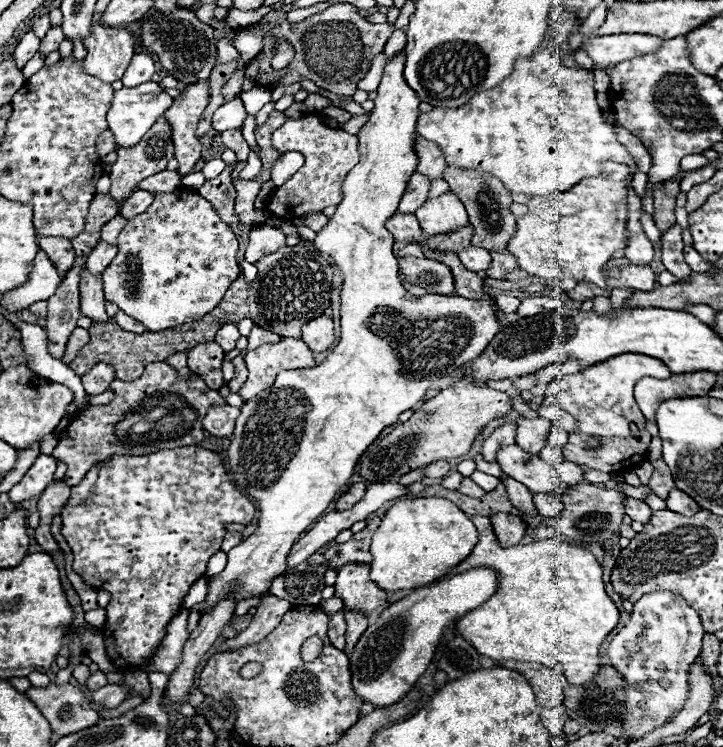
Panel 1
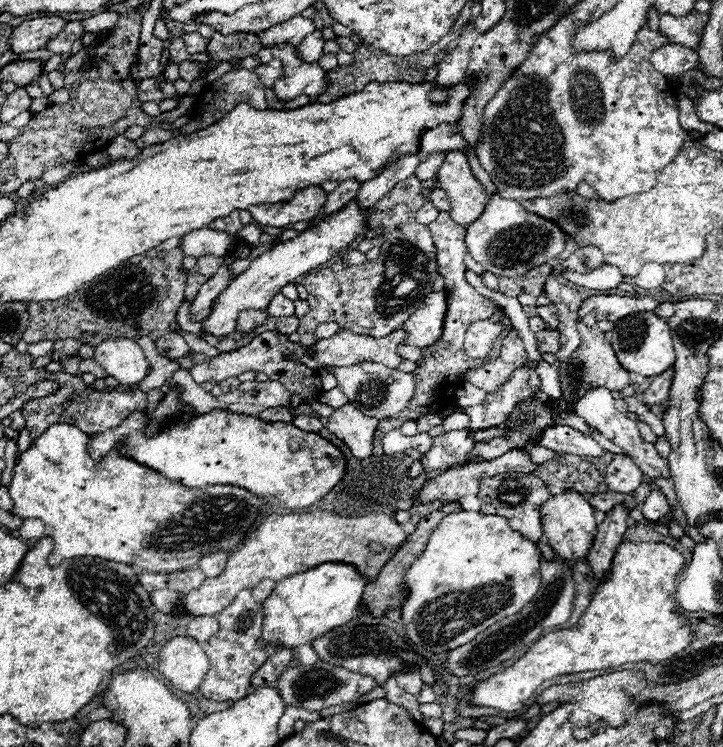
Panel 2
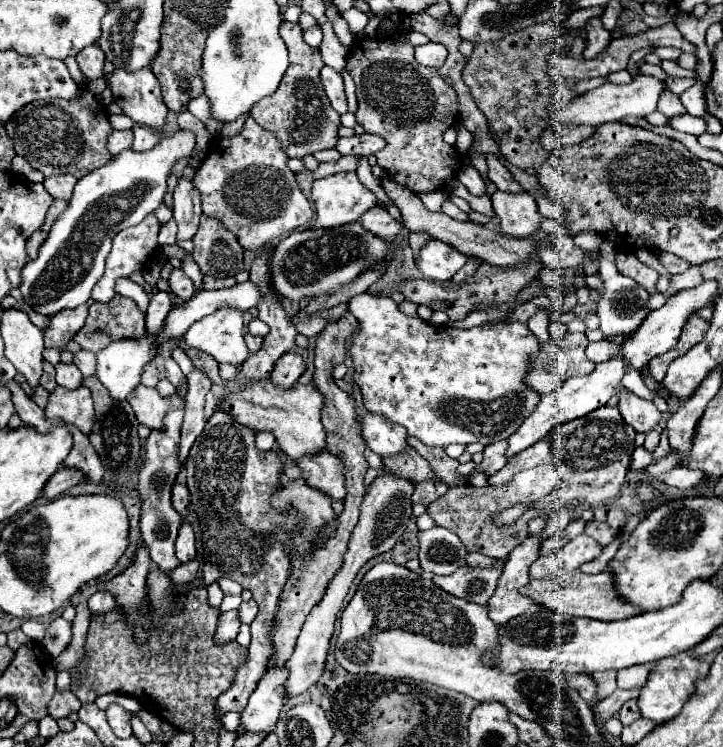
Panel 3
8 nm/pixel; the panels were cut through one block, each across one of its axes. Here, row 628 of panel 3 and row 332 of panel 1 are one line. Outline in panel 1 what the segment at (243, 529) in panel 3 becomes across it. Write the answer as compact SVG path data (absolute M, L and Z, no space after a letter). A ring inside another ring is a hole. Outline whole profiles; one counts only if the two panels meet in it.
M254 326L252 332L250 332L250 336L248 336L248 348L246 348L246 350L258 348L260 344L272 344L272 342L276 342L276 340L280 340L280 336L272 334L272 332L268 332L268 330L260 328L260 326Z

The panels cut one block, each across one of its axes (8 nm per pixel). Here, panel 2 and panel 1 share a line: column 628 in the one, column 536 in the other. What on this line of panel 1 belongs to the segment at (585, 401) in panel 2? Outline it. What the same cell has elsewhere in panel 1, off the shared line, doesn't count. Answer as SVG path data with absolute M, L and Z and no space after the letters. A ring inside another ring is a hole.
M520 418L518 428L516 428L516 444L520 448L524 448L524 452L538 456L548 440L550 426L552 426L552 422L544 420L544 418L534 418L534 420Z

